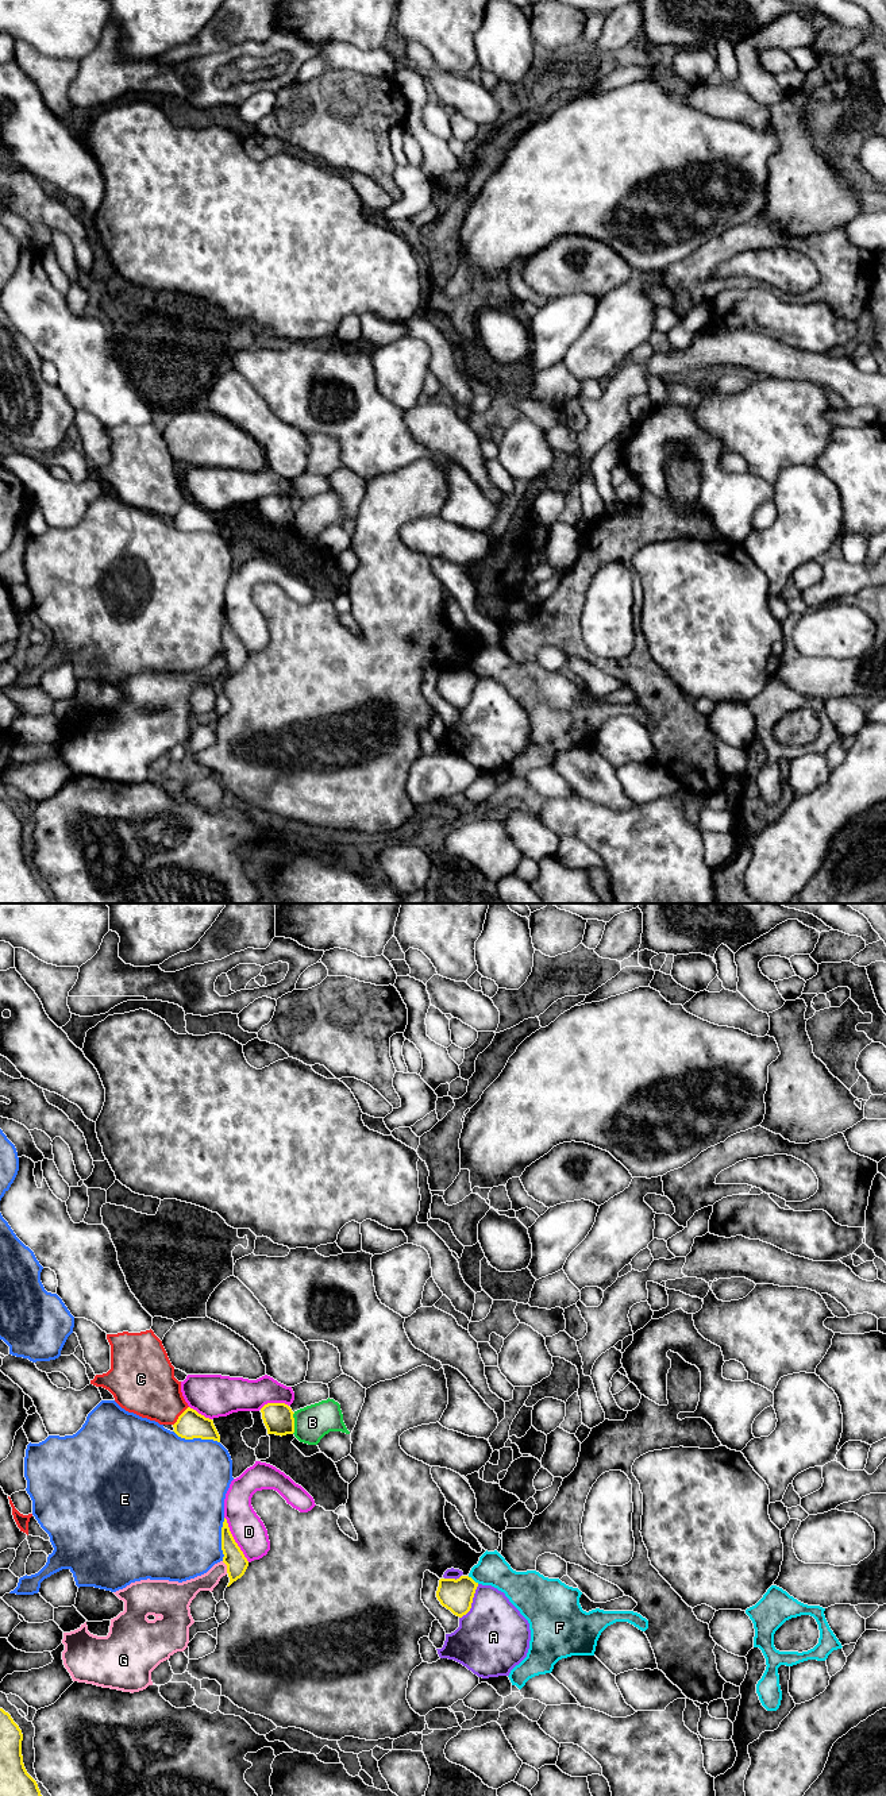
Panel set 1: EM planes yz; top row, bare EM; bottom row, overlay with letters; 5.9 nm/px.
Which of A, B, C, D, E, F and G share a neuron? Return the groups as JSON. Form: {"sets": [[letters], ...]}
{"sets": [["A"], ["B"], ["C"], ["D"], ["E"], ["F"], ["G"]]}

